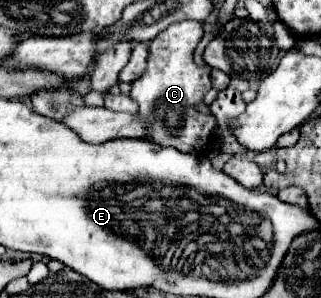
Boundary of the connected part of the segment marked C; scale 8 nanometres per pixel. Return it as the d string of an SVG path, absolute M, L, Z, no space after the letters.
M178 21L178 23L170 25L166 31L162 31L154 41L150 41L150 65L148 65L146 73L140 79L136 79L130 89L130 97L140 107L140 111L138 111L140 119L144 123L148 123L146 125L146 141L158 143L162 147L174 147L180 153L194 155L194 157L202 157L210 151L208 141L216 129L216 117L212 113L200 113L196 109L196 105L202 103L204 95L212 89L210 67L208 65L200 67L194 63L194 49L200 43L202 35L204 35L204 29L202 29L200 21Z

